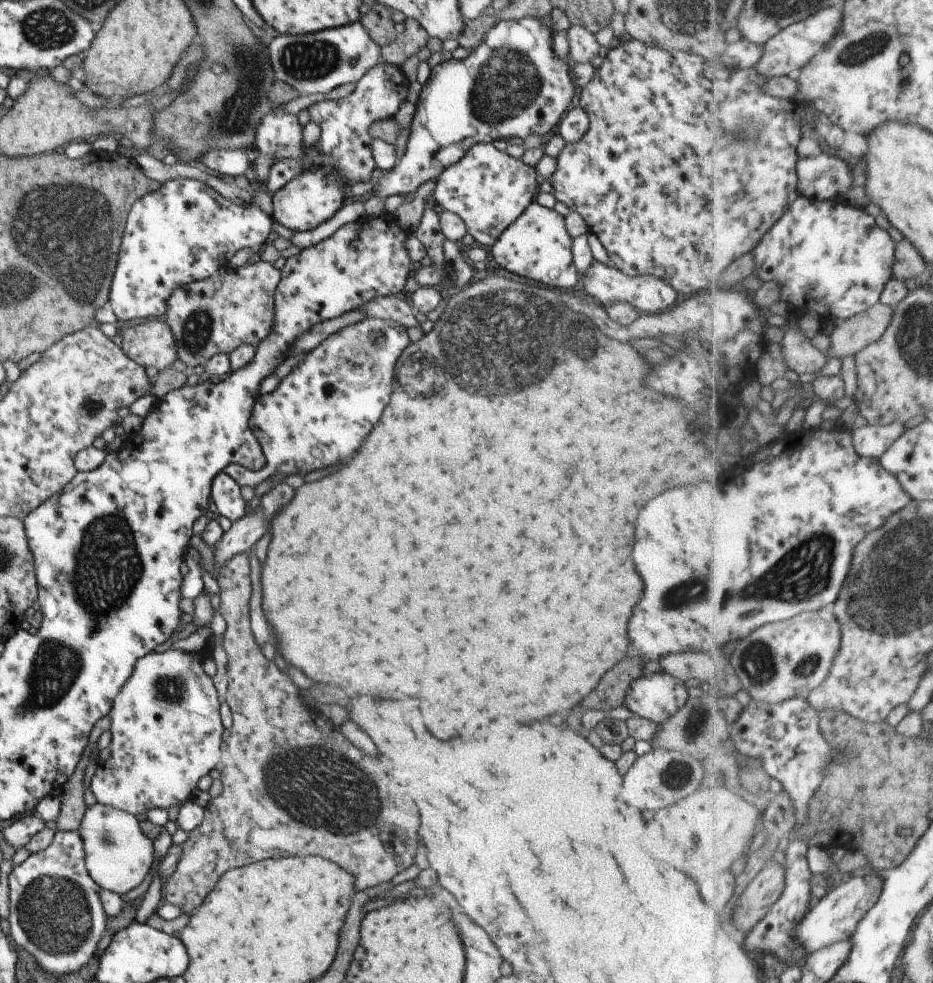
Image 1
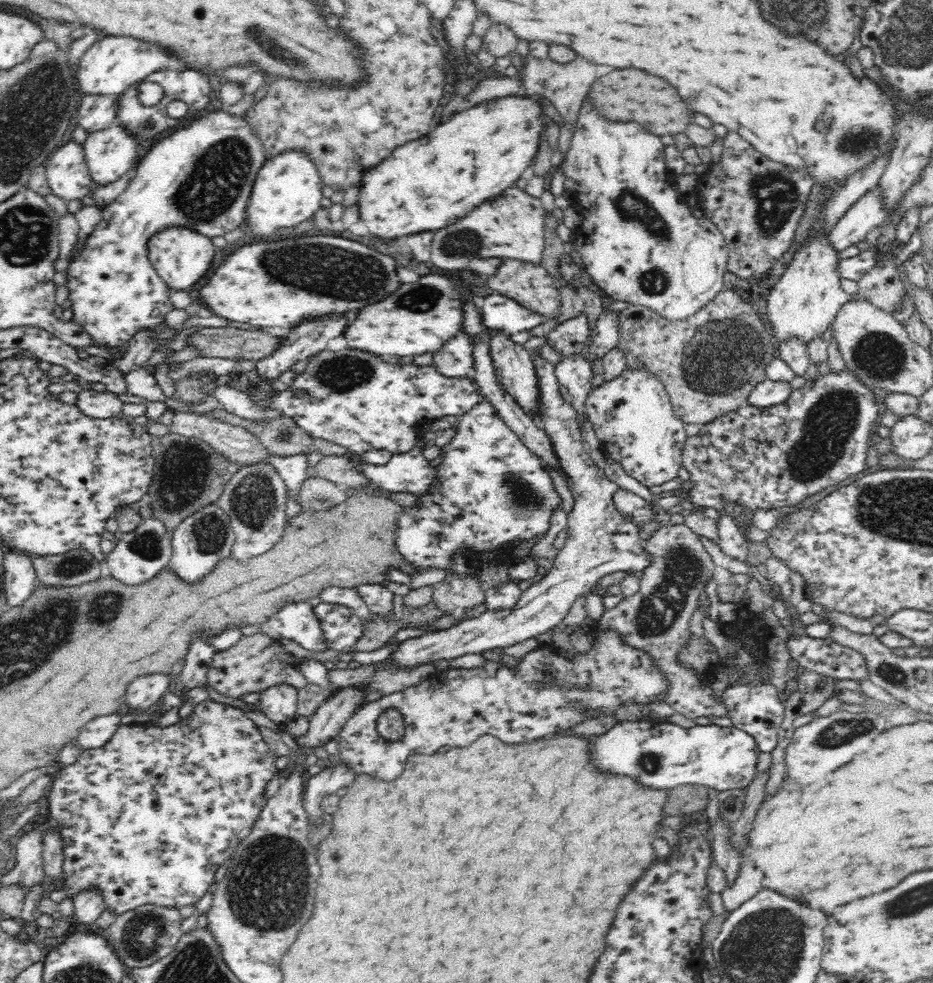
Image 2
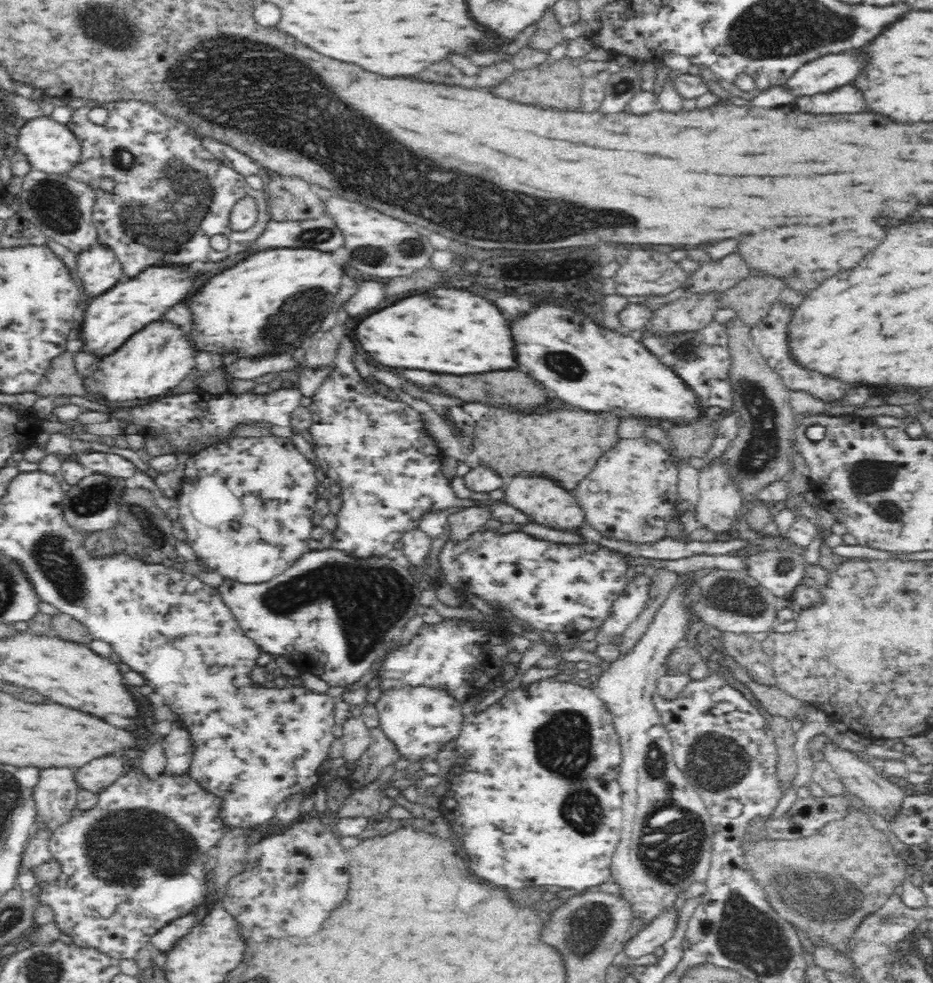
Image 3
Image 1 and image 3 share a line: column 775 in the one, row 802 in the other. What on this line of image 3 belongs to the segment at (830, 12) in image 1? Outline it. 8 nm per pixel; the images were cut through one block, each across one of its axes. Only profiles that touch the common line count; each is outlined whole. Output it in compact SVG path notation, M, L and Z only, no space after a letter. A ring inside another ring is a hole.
M46 768L42 770L34 791L37 803L36 829L48 825L53 831L77 808L79 785L74 768Z

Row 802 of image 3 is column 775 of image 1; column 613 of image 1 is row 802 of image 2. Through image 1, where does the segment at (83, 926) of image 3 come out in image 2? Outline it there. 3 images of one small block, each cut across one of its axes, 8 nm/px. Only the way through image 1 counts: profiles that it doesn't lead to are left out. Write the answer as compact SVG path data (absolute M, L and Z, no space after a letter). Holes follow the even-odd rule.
M210 699L197 704L187 719L182 719L169 727L158 727L151 723L121 725L113 734L112 740L104 746L83 749L81 756L74 764L59 766L51 789L47 791L48 826L59 834L62 843L64 883L60 890L45 894L44 900L53 905L59 905L68 898L73 899L76 894L84 890L91 890L102 897L105 910L112 912L116 917L124 912L136 910L140 906L148 906L148 904L172 910L180 910L184 906L195 906L208 892L208 888L213 883L214 874L229 861L238 844L250 836L252 826L260 818L267 802L266 788L271 786L270 782L278 771L275 765L277 757L277 754L265 743L258 727L242 711Z

